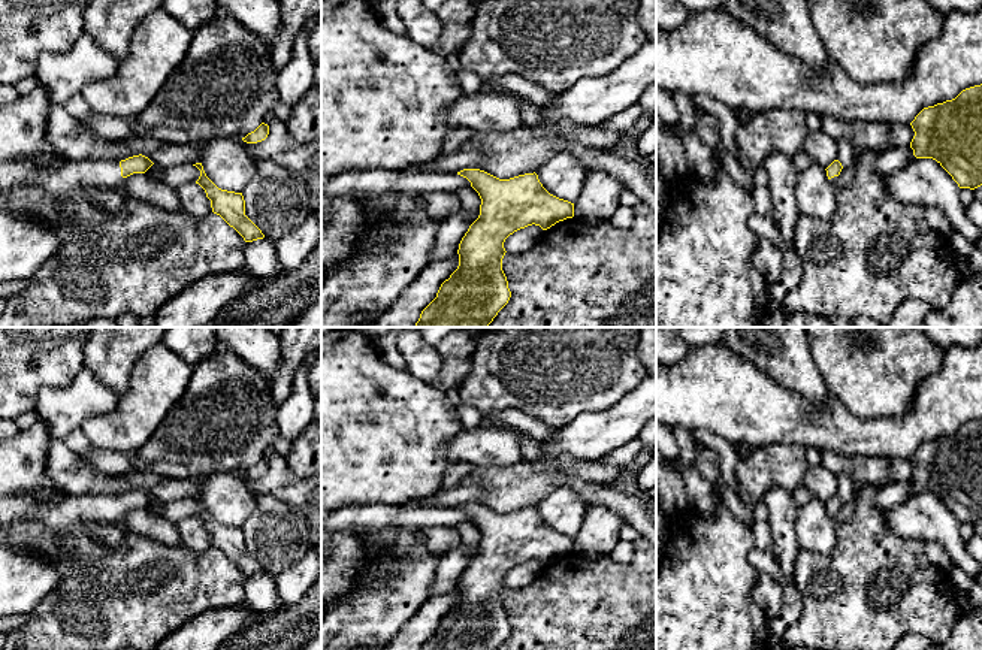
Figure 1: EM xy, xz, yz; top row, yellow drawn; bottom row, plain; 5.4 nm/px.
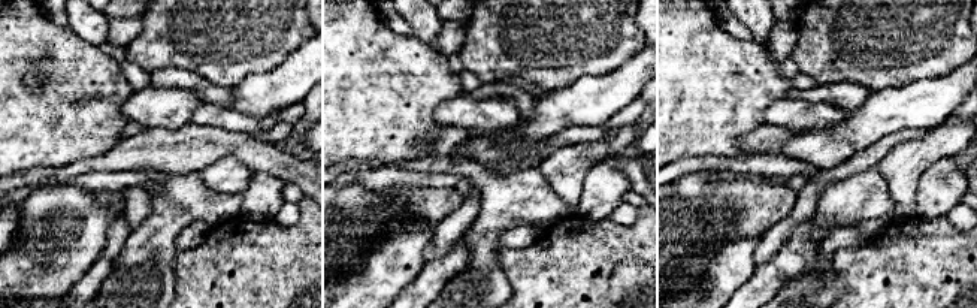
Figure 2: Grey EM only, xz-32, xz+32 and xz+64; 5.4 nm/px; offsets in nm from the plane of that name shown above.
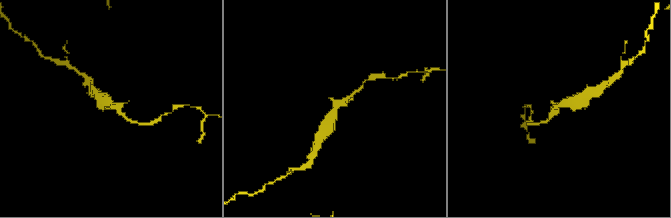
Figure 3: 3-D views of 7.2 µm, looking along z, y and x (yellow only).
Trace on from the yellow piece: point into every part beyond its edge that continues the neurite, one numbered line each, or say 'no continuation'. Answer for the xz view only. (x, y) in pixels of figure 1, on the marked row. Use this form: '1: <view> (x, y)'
no continuation

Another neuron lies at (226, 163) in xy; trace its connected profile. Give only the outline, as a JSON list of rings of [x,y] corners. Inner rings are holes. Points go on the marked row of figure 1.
[[[209,139],[202,143],[202,166],[221,190],[242,193],[256,173],[256,161],[247,154],[242,139]]]

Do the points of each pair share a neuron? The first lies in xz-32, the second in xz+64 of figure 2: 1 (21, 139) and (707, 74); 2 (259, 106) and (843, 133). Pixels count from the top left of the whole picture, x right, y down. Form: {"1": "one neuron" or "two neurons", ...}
{"1": "one neuron", "2": "one neuron"}

